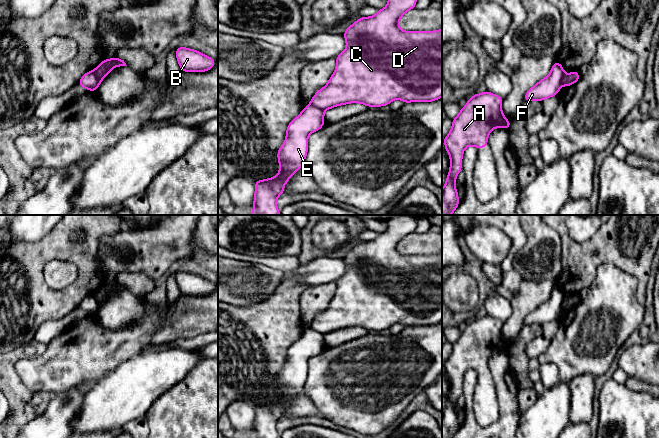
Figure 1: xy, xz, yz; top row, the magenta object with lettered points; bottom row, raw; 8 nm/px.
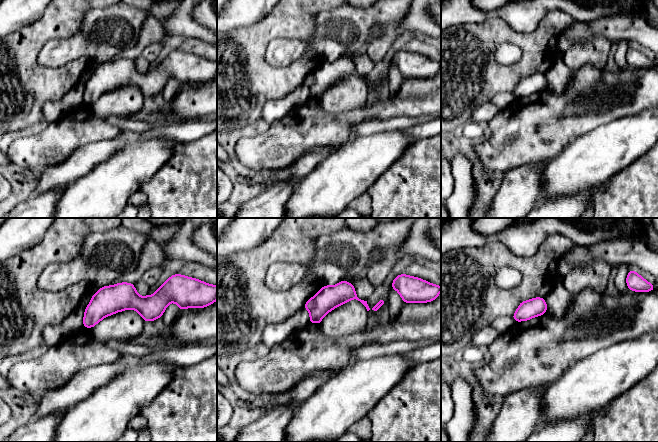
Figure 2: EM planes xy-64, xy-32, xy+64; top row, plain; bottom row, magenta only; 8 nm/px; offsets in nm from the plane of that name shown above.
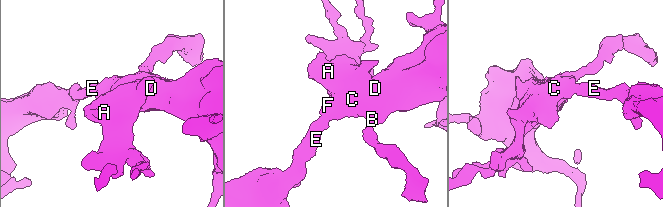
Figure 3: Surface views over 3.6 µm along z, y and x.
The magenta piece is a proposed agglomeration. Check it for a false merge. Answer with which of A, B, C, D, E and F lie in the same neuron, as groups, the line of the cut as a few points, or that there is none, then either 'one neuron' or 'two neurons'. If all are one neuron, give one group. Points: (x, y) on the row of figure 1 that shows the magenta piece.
A B C D F / E; cut in xy along (93, 71), (97, 83), (88, 90); two neurons

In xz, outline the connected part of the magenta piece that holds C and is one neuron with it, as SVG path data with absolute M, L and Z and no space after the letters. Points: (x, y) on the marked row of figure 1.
M388 0L385 8L378 10L374 16L361 17L343 32L346 40L346 49L336 57L336 69L330 77L328 83L318 90L312 97L310 104L316 108L326 111L336 106L349 103L360 103L367 107L387 106L395 100L402 100L404 103L410 102L432 102L442 97L442 29L435 31L403 31L399 27L400 18L409 10L415 8L417 0Z

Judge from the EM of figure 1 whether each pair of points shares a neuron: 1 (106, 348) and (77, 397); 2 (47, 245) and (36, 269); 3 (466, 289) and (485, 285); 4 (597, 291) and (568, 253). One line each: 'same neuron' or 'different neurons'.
1: different neurons
2: same neuron
3: same neuron
4: different neurons

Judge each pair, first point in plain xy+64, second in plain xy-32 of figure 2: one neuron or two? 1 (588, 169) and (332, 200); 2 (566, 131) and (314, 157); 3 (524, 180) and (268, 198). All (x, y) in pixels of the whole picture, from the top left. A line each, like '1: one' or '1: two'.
1: one
2: two
3: one

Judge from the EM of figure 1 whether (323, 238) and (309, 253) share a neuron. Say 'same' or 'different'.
same

